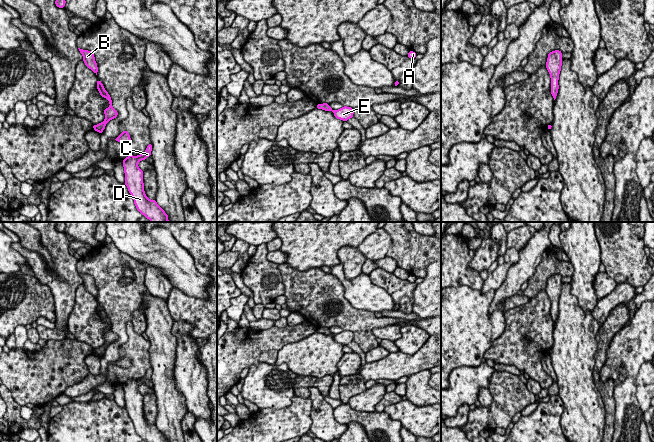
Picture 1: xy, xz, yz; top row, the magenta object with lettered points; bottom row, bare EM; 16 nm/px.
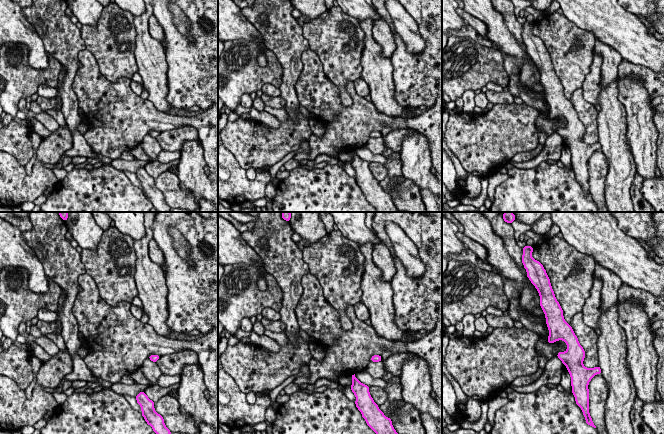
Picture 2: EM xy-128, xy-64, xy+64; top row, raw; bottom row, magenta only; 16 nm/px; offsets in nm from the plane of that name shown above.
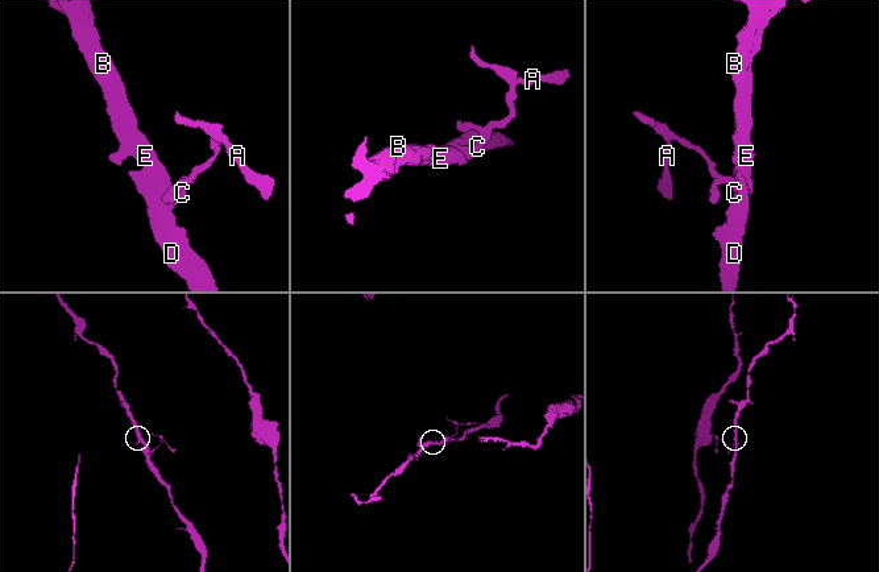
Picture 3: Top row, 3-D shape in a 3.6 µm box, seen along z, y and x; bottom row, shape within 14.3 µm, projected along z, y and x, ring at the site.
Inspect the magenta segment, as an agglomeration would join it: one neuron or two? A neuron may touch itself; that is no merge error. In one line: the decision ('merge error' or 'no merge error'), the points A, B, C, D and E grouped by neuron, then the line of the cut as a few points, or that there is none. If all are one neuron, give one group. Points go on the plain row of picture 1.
no merge error | A B C D E | no cut

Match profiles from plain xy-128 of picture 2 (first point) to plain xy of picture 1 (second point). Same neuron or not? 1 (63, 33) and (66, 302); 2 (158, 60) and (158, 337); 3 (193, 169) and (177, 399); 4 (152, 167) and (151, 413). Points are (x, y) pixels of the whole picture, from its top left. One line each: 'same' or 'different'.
1: same
2: same
3: different
4: same

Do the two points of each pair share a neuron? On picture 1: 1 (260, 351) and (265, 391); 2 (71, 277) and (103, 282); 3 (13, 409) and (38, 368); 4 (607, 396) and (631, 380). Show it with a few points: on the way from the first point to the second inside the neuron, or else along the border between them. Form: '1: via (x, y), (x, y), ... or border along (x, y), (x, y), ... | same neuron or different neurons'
1: border along (274, 363), (253, 364), (249, 368) | different neurons
2: border along (78, 260), (77, 271) | different neurons
3: border along (10, 391), (13, 399), (20, 405) | different neurons
4: border along (600, 372), (602, 381), (613, 381), (615, 415) | different neurons

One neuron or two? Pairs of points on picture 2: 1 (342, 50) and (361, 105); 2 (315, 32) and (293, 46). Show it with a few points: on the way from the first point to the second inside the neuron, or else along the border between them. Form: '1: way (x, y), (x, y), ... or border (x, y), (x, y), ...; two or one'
1: border (349, 80), (346, 91), (352, 104); two
2: border (301, 27), (303, 37), (309, 47); two

